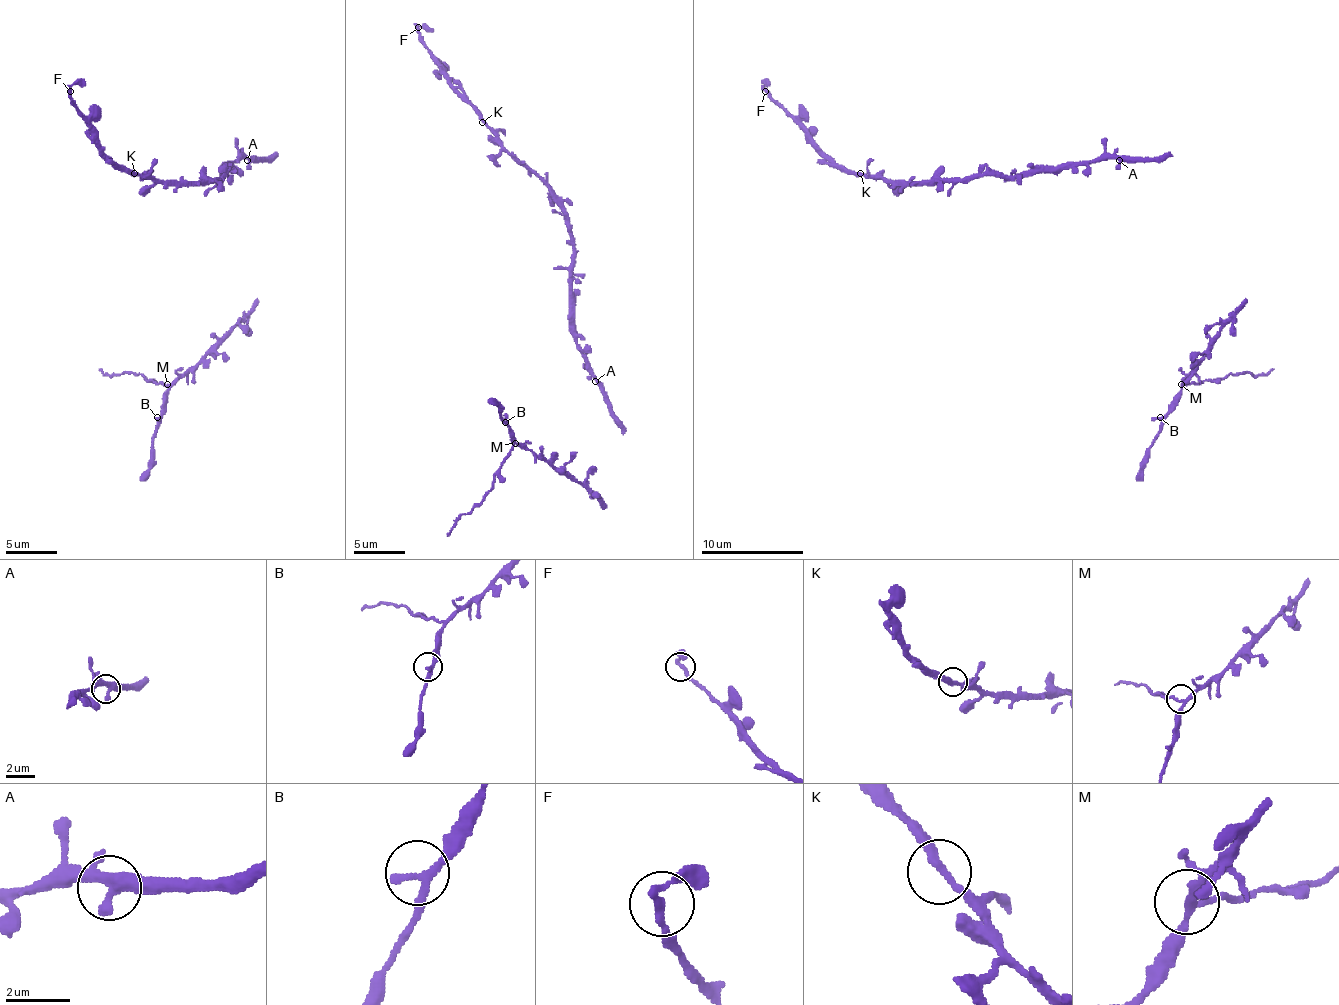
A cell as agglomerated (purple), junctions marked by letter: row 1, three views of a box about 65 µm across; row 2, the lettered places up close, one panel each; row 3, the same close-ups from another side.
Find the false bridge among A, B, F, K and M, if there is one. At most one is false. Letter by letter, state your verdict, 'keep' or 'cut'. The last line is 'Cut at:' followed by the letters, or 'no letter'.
A: keep
B: keep
F: keep
K: keep
M: cut
Cut at: M

